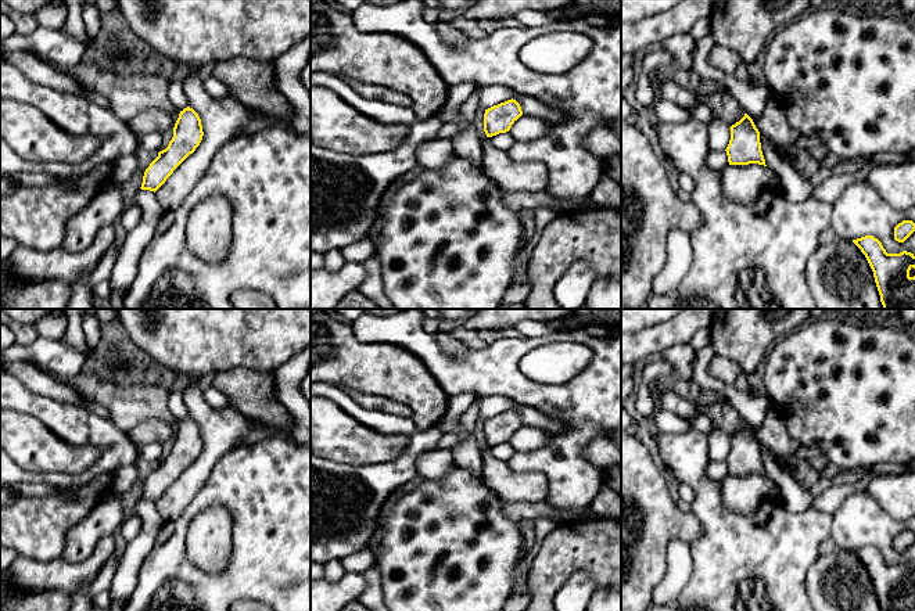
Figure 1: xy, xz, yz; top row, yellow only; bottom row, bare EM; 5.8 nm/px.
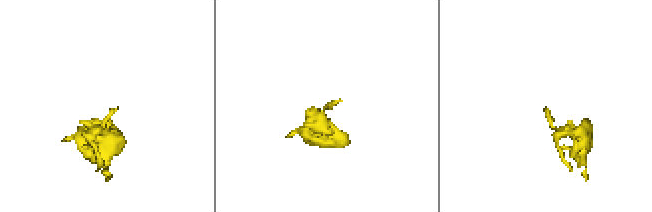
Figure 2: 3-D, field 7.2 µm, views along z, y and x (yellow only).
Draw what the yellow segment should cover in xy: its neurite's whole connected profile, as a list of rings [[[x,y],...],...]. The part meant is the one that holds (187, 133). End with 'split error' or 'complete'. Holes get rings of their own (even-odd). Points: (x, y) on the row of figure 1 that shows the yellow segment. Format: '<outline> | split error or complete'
[[[190,107],[180,111],[172,140],[146,169],[140,188],[155,193],[173,170],[195,151],[202,136],[204,132],[198,114]]] | complete

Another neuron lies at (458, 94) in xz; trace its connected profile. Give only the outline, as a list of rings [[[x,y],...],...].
[[[467,82],[448,87],[448,100],[445,103],[445,107],[462,108],[462,105],[476,91],[476,89],[477,87],[474,85]]]

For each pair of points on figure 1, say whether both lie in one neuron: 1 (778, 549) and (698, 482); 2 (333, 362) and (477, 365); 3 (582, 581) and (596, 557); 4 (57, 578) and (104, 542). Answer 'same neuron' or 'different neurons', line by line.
1: same neuron
2: different neurons
3: different neurons
4: same neuron

